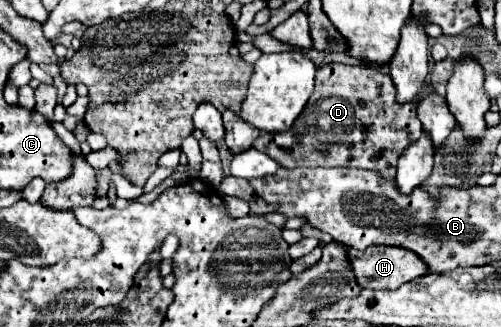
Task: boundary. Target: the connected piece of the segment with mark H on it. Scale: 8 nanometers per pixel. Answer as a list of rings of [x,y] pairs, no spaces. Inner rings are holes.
[[[345,246],[345,252],[349,256],[351,270],[353,270],[353,274],[355,274],[355,278],[357,278],[361,288],[397,290],[405,282],[427,274],[427,264],[417,254],[413,254],[407,248],[399,248],[399,246],[369,246],[365,250],[357,250],[357,248],[351,248],[351,246]]]

